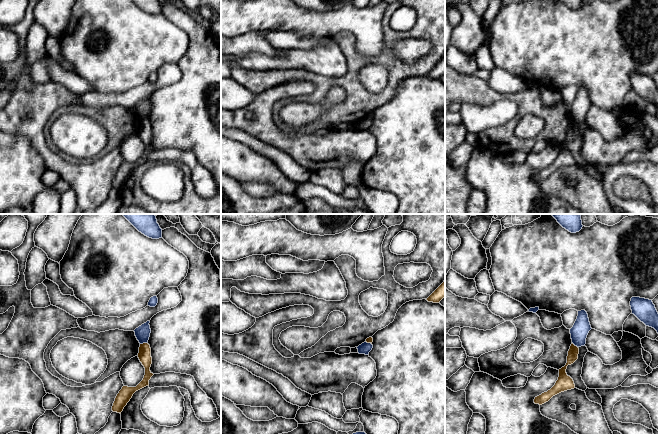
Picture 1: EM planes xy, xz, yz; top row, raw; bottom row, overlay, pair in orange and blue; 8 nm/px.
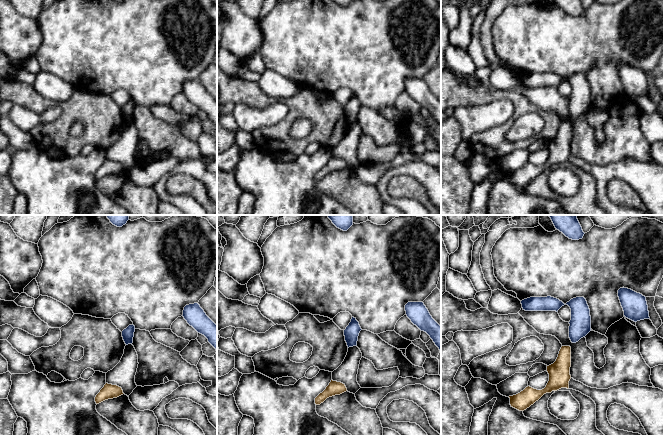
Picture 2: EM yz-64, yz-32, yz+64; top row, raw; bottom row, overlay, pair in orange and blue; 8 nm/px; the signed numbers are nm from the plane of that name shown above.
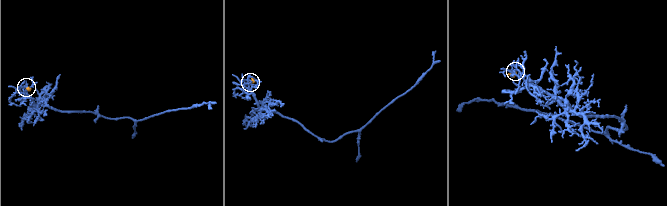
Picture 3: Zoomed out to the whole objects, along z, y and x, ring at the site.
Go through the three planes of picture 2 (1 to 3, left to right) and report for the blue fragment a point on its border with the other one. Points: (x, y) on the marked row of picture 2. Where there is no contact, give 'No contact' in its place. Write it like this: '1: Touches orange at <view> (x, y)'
1: No contact
2: No contact
3: No contact

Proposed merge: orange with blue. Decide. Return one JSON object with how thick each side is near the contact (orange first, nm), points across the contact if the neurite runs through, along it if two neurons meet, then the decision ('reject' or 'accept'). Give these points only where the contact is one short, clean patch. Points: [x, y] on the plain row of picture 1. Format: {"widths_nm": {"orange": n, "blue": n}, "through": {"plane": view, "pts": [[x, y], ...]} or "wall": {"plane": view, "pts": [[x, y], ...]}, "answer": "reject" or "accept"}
{"widths_nm": {"orange": 110, "blue": 120}, "wall": {"plane": "xy", "pts": [[147, 118], [140, 120]]}, "answer": "reject"}

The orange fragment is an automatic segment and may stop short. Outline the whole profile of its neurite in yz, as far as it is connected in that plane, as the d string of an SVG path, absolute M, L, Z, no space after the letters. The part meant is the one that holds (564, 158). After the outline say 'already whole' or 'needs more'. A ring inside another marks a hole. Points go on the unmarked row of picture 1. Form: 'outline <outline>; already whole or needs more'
outline M572 119L568 127L567 139L564 143L559 145L559 153L555 161L547 168L535 173L535 180L542 181L548 178L553 172L575 164L574 157L570 152L567 151L566 145L568 141L573 140L578 135L578 130L579 124Z; already whole

